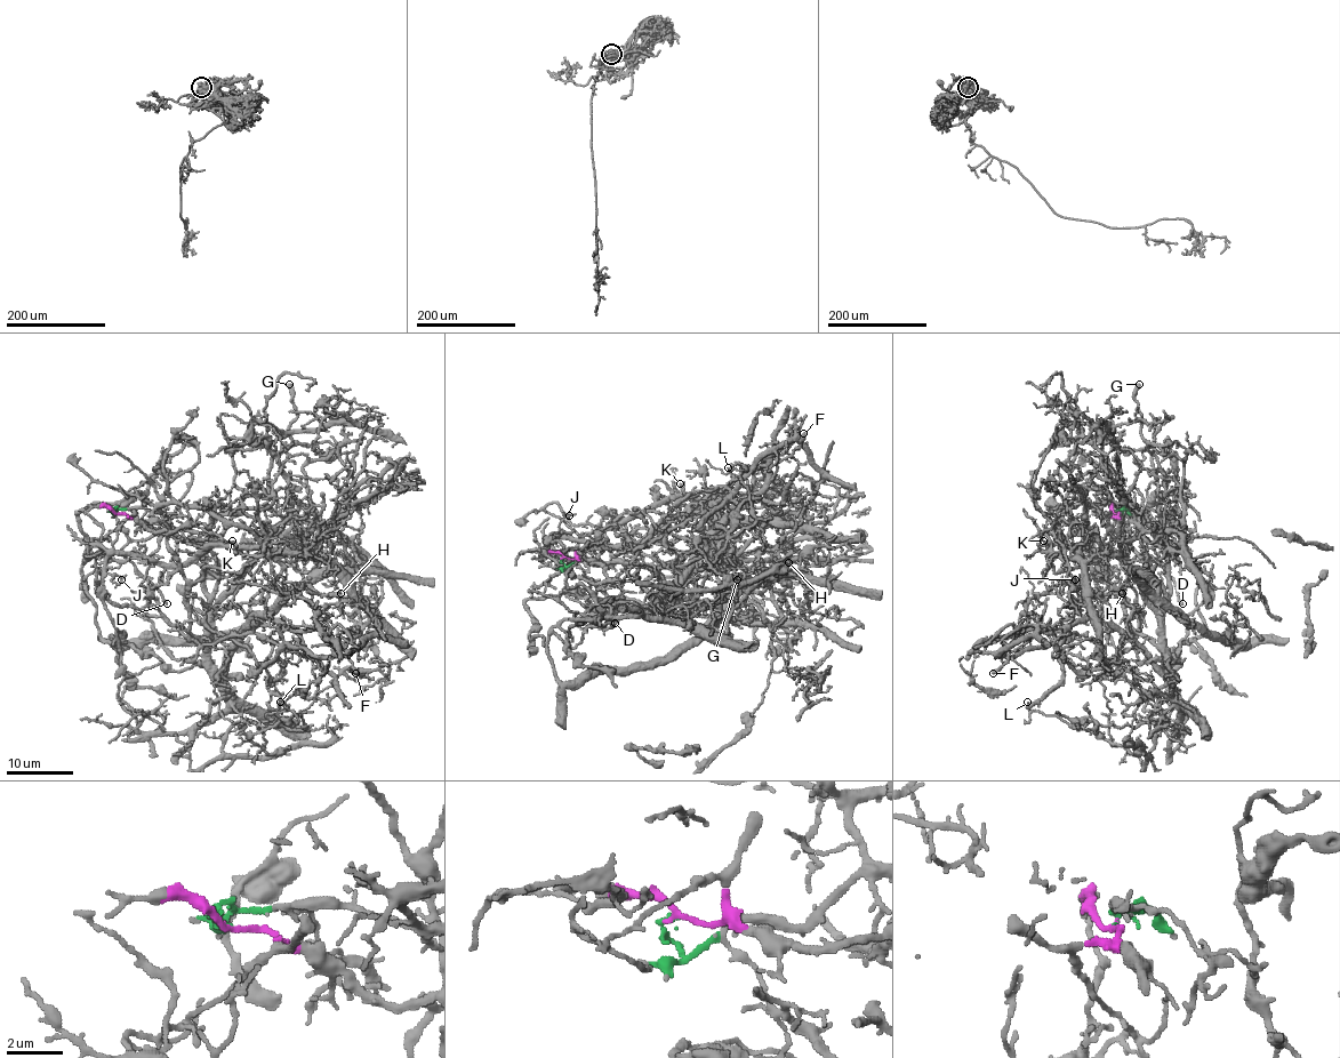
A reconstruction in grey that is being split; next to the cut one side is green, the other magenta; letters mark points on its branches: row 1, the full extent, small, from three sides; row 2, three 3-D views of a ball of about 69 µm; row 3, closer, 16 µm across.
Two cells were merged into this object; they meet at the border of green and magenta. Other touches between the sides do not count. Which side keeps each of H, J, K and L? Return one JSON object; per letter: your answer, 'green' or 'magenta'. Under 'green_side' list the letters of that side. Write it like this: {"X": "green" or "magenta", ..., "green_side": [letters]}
{"H": "green", "J": "green", "K": "green", "L": "magenta", "green_side": ["H", "J", "K"]}

